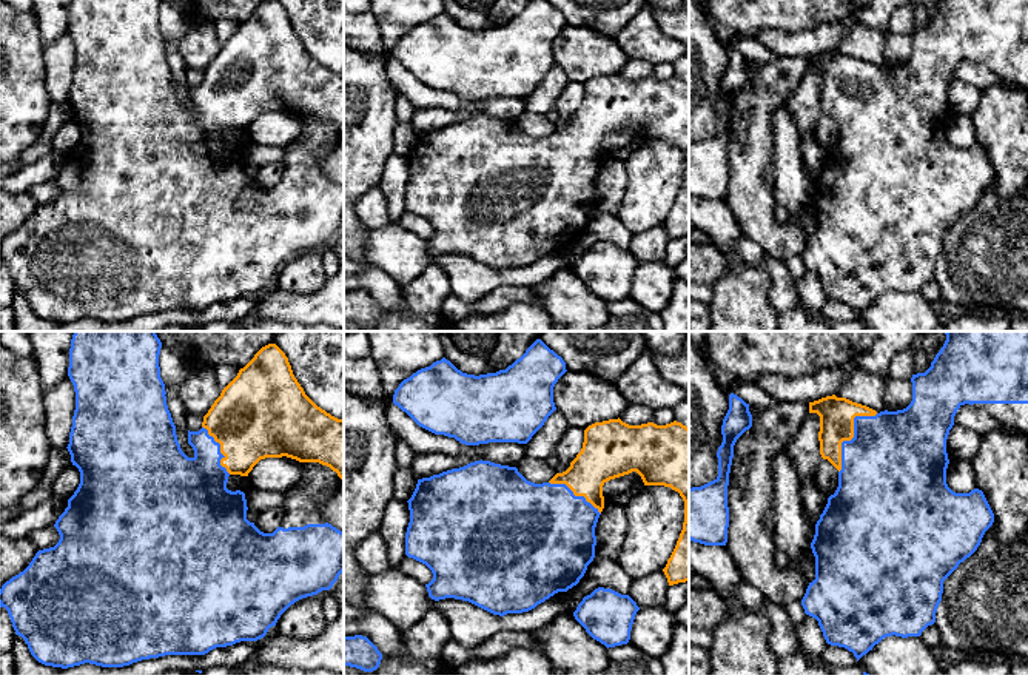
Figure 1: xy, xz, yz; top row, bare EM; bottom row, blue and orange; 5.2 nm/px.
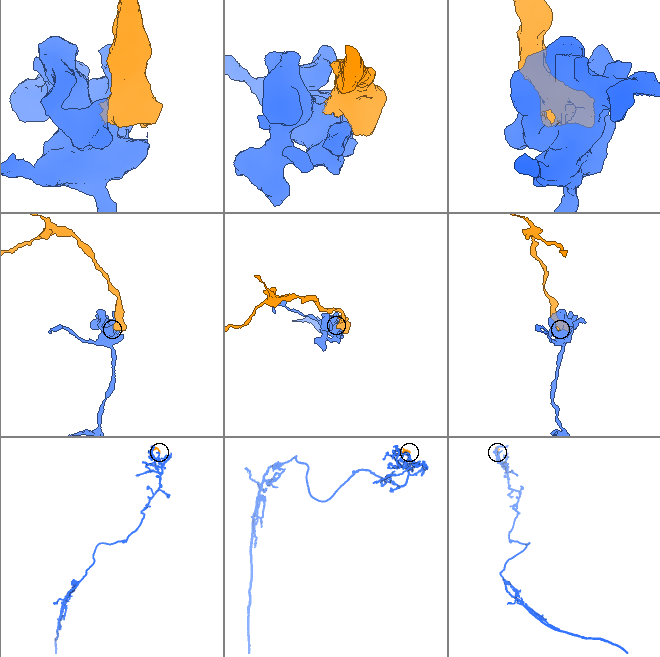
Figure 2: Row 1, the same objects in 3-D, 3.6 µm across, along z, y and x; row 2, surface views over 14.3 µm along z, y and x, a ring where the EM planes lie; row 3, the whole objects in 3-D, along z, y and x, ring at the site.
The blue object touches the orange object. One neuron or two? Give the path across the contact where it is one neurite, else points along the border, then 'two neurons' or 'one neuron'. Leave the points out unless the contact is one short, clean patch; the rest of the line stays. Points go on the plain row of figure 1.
one neuron

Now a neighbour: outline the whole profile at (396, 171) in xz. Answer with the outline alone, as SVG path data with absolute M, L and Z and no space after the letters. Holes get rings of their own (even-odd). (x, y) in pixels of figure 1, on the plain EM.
M391 154L384 166L382 177L378 188L387 199L387 213L390 223L402 217L405 210L405 188L410 177L408 157L401 154Z

